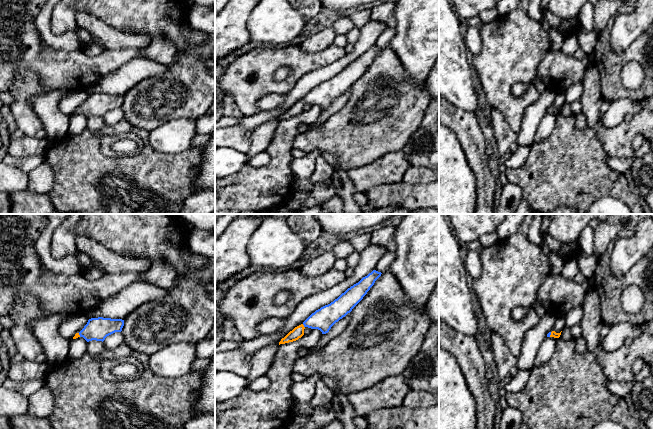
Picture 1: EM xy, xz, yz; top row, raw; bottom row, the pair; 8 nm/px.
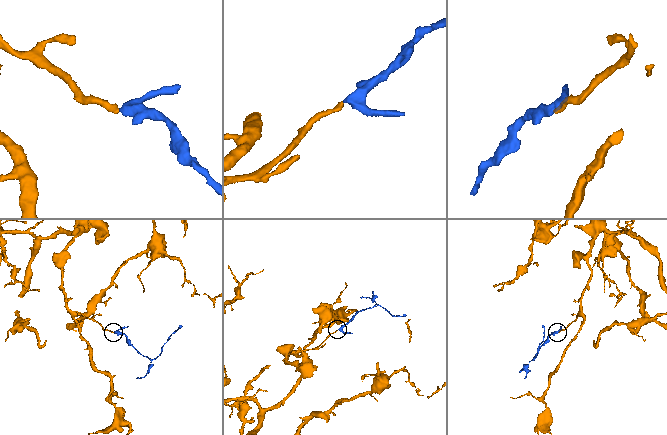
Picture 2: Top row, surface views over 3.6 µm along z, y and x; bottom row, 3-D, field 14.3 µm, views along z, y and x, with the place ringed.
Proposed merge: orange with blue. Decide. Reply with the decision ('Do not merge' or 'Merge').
Merge

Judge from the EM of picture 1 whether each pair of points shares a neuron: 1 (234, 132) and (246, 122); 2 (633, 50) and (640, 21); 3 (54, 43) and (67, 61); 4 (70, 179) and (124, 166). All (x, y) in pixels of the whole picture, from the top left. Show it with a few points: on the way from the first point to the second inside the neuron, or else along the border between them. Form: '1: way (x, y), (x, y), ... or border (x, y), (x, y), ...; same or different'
1: border (237, 124), (251, 132); different
2: border (642, 32), (626, 49); different
3: border (40, 38), (43, 45), (51, 49), (82, 49); different
4: way (83, 179), (95, 179), (104, 171), (111, 170); same

